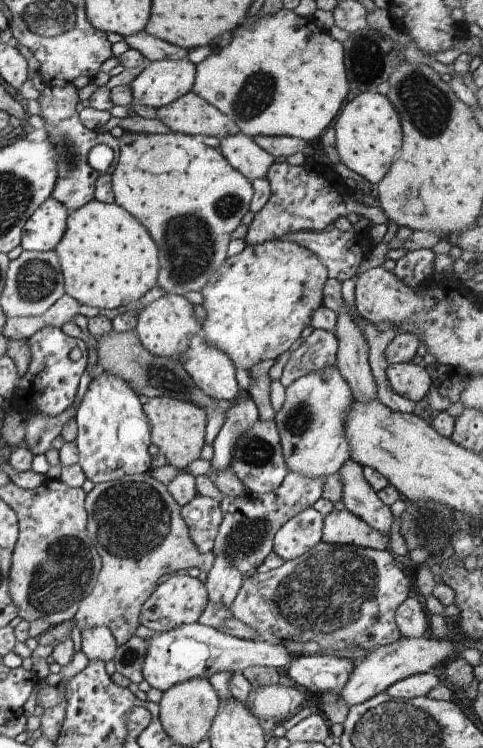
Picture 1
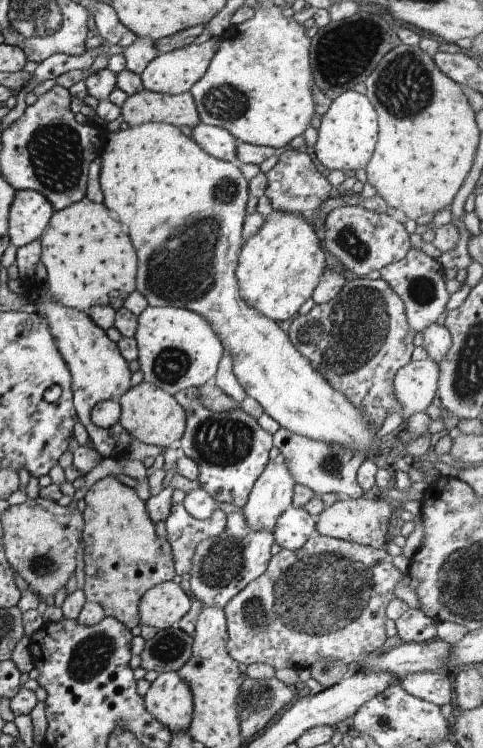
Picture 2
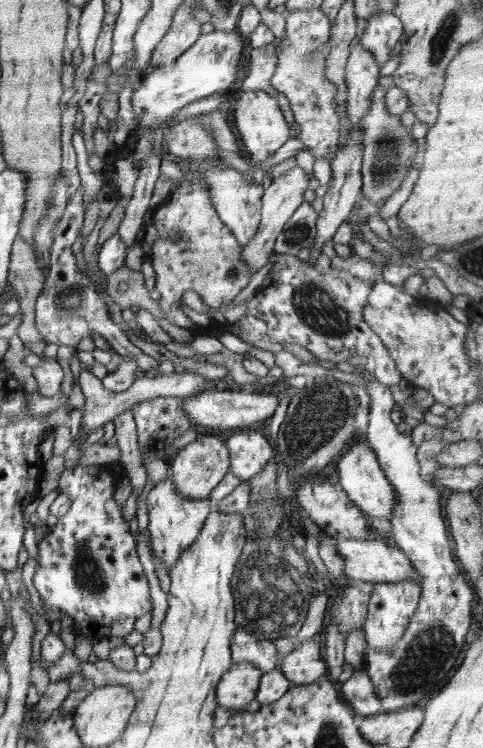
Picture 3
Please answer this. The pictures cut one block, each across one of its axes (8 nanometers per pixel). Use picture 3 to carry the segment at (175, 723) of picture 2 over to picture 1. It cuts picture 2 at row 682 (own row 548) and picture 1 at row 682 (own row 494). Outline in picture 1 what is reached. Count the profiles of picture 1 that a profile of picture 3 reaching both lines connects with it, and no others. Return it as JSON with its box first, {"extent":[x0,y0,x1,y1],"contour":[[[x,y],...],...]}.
{"extent":[142,623,305,693],"contour":[[[198,623],[182,624],[172,630],[154,632],[150,638],[146,638],[146,642],[148,642],[148,648],[146,648],[146,658],[142,666],[143,678],[152,688],[162,690],[164,693],[172,686],[190,678],[210,679],[216,672],[224,670],[242,674],[246,668],[260,665],[283,671],[292,658],[302,657],[305,654],[303,651],[293,654],[284,644],[241,640]]]}

